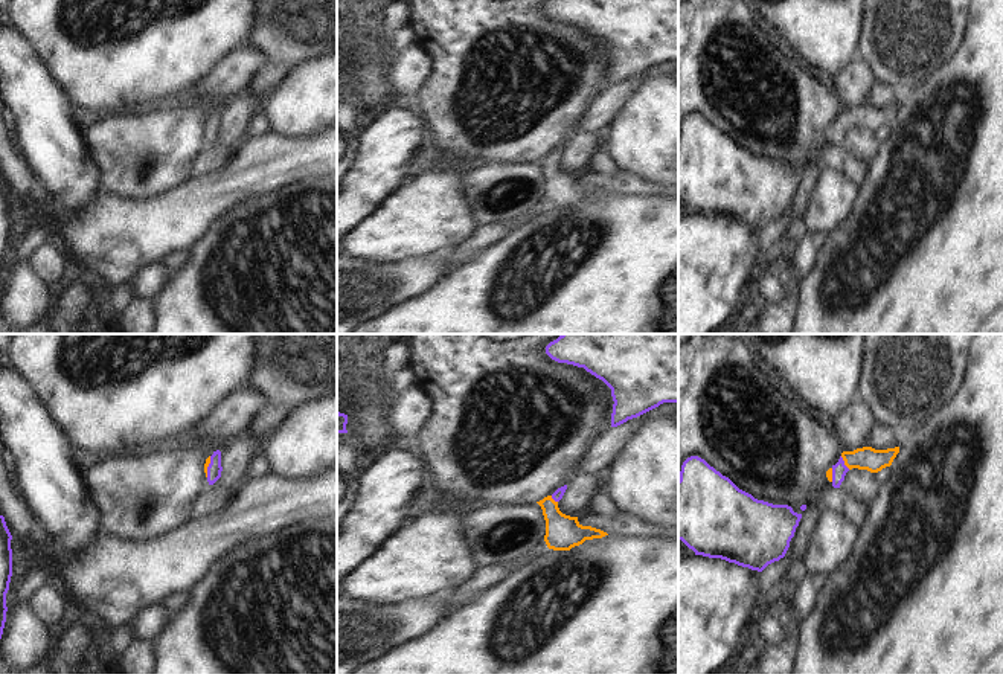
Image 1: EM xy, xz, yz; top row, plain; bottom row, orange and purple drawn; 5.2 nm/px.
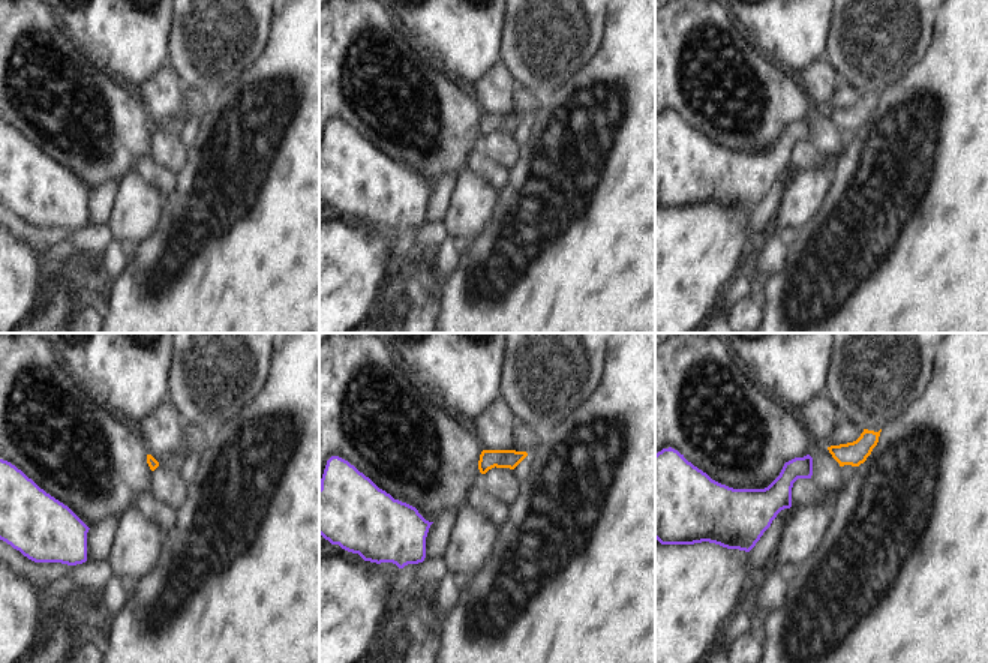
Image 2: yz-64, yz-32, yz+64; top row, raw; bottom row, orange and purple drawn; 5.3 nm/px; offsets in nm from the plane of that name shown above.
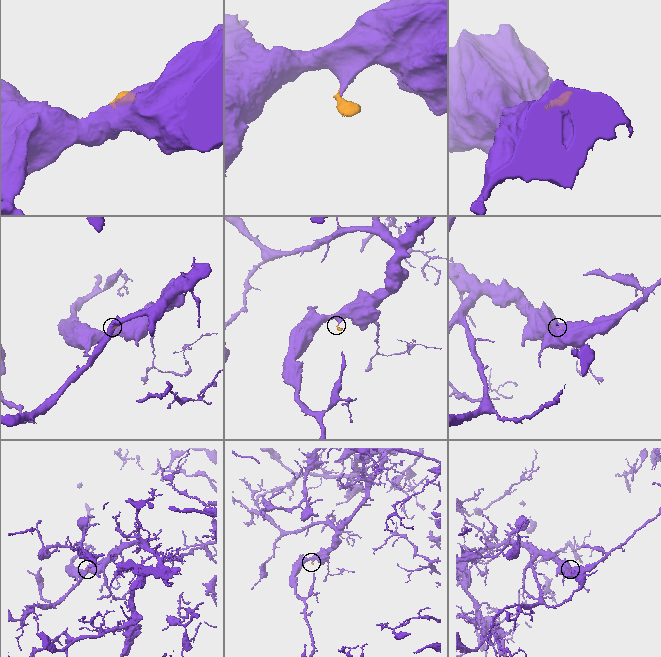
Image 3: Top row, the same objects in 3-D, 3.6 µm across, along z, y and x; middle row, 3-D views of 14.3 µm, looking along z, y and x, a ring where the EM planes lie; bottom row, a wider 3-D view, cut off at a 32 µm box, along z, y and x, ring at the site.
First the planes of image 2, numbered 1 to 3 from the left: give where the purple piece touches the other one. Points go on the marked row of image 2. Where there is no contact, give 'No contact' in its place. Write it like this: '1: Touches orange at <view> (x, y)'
1: No contact
2: No contact
3: No contact.

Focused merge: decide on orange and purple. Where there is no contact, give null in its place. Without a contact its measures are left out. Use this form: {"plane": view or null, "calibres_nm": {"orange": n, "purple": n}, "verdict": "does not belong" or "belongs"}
{"plane": "yz", "calibres_nm": {"orange": 120, "purple": 80}, "verdict": "belongs"}

